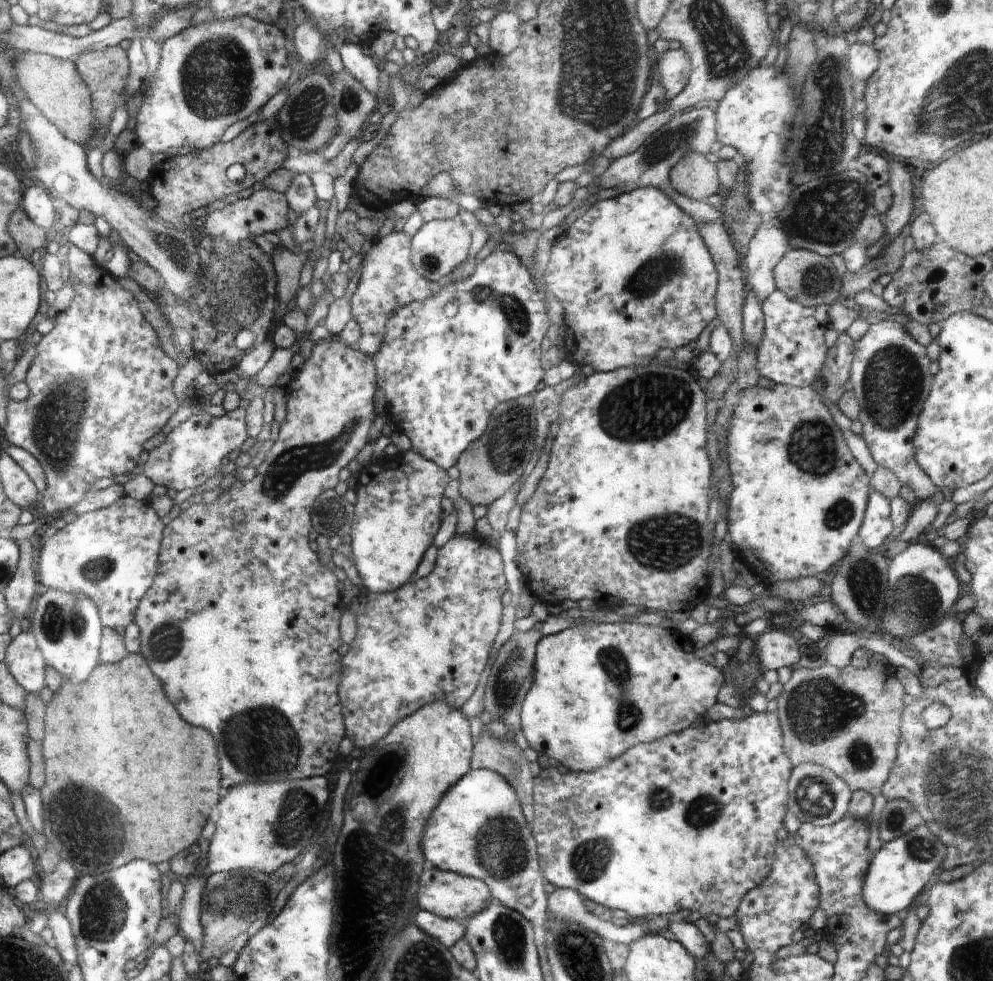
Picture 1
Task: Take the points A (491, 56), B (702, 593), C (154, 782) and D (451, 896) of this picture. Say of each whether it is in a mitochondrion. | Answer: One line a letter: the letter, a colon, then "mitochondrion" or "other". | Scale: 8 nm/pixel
A: other
B: other
C: other
D: other

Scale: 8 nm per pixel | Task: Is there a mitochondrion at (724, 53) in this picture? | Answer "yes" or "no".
yes

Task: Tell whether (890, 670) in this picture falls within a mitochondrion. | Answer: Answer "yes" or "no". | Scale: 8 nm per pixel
no

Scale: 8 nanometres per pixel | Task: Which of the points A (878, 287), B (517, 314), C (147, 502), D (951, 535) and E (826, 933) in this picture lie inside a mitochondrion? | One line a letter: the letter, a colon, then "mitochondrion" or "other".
A: other
B: mitochondrion
C: other
D: other
E: other

